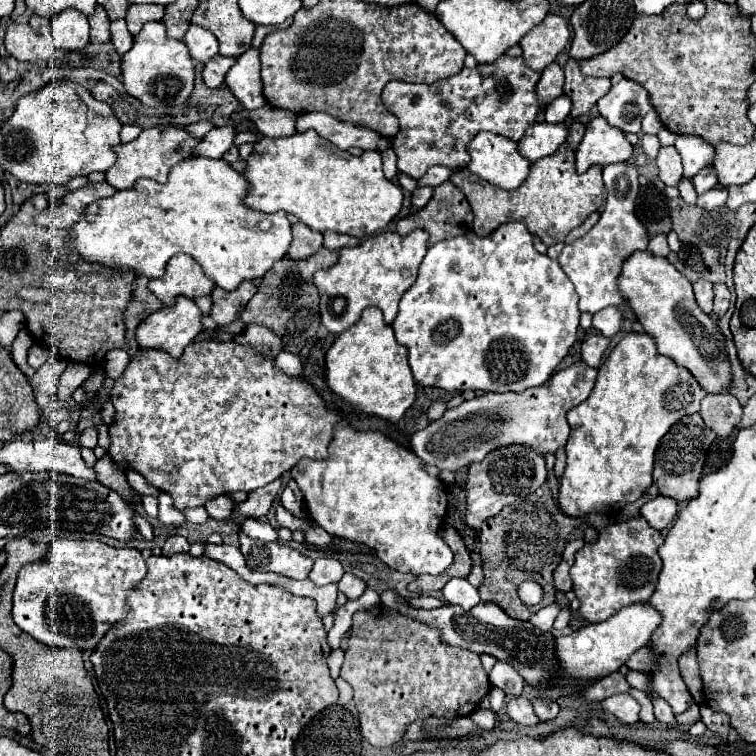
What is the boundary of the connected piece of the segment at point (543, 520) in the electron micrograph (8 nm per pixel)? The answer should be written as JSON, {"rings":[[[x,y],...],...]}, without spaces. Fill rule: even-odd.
{"rings":[[[541,485],[537,491],[521,499],[519,503],[505,507],[501,515],[485,521],[479,531],[479,551],[483,559],[483,575],[485,583],[479,587],[481,601],[493,601],[501,605],[501,609],[521,621],[529,621],[533,613],[551,605],[555,601],[555,587],[553,587],[553,569],[561,561],[561,553],[567,541],[567,535],[575,529],[579,521],[563,515],[555,505],[553,493],[549,485]],[[525,581],[535,581],[543,589],[541,603],[527,607],[519,597],[519,585]]]}

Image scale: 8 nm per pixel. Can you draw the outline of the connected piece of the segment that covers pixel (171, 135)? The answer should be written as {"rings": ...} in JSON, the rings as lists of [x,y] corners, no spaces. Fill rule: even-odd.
{"rings":[[[157,125],[153,129],[147,129],[143,131],[135,141],[131,143],[121,143],[117,147],[113,147],[115,155],[117,155],[117,161],[115,165],[105,173],[107,175],[107,183],[111,187],[115,187],[117,191],[123,191],[123,189],[129,189],[135,185],[137,179],[143,179],[143,177],[149,177],[149,179],[155,179],[155,181],[161,181],[165,183],[167,181],[167,175],[169,175],[169,169],[181,161],[181,159],[187,159],[191,157],[191,151],[193,147],[199,143],[199,139],[193,139],[185,133],[183,127],[171,127],[171,125]]]}

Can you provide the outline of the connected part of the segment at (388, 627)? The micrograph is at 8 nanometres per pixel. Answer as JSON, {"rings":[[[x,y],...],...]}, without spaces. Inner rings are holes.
{"rings":[[[383,605],[369,611],[357,611],[353,615],[341,677],[355,691],[353,701],[359,711],[361,733],[375,747],[391,747],[403,741],[407,725],[413,723],[413,719],[427,719],[433,715],[453,719],[457,715],[469,715],[479,707],[479,701],[489,691],[489,679],[481,667],[479,655],[439,641],[439,631],[423,627],[421,623],[415,623],[413,619],[403,617]]]}

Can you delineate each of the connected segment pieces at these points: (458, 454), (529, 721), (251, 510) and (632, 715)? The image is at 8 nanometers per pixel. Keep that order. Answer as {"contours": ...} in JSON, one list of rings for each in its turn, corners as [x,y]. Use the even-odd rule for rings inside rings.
{"contours":[[[[583,361],[557,371],[549,383],[541,387],[531,387],[529,391],[507,391],[507,393],[483,393],[471,401],[463,401],[455,409],[447,409],[445,415],[417,431],[411,437],[411,449],[427,463],[439,469],[457,471],[461,467],[481,463],[489,451],[497,447],[521,445],[533,447],[539,455],[555,455],[557,449],[567,445],[569,423],[565,419],[567,411],[585,401],[595,385],[597,369],[591,369]]],[[[513,697],[507,703],[507,715],[513,721],[517,721],[519,725],[535,725],[535,723],[539,723],[537,715],[533,713],[533,707],[531,707],[529,699],[525,699],[525,697]]],[[[281,479],[269,483],[267,487],[261,487],[261,489],[255,489],[249,493],[249,497],[241,503],[235,503],[233,505],[233,511],[243,515],[243,517],[251,517],[251,519],[259,519],[263,515],[267,515],[267,511],[271,509],[273,501],[279,497],[281,493]]],[[[618,694],[602,702],[603,711],[613,715],[615,719],[633,725],[639,715],[639,703],[628,694]],[[609,703],[609,705],[607,705]]]]}

